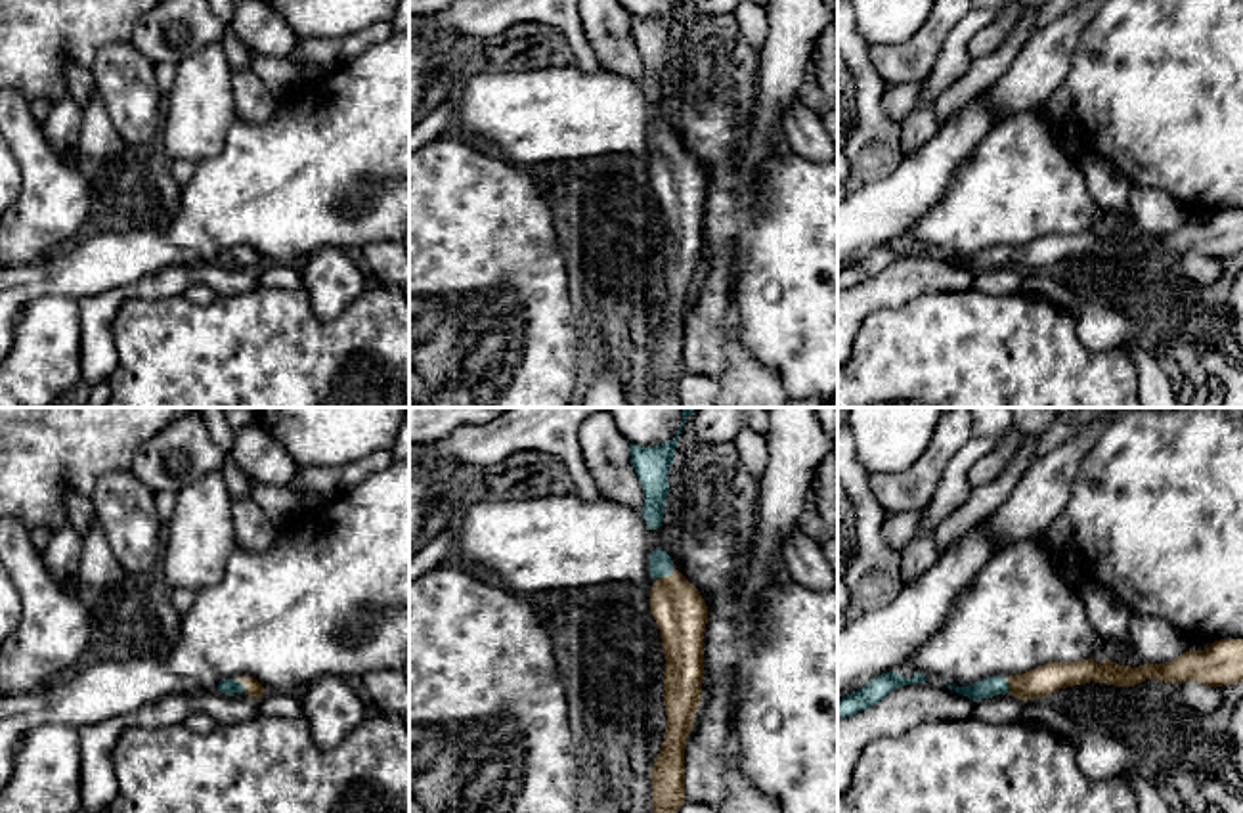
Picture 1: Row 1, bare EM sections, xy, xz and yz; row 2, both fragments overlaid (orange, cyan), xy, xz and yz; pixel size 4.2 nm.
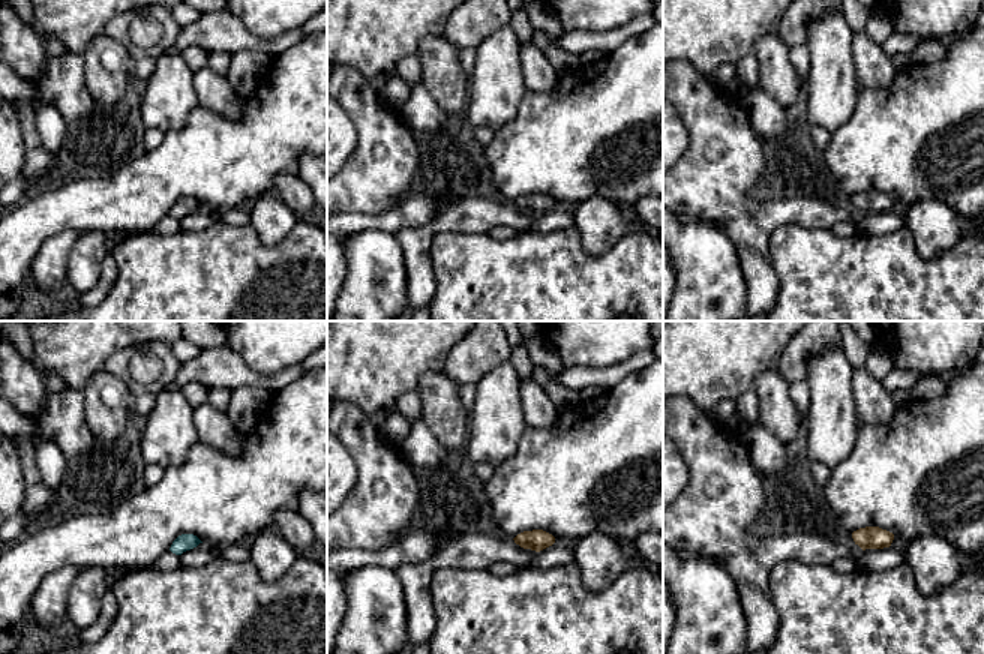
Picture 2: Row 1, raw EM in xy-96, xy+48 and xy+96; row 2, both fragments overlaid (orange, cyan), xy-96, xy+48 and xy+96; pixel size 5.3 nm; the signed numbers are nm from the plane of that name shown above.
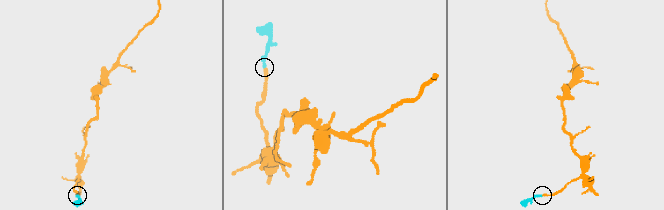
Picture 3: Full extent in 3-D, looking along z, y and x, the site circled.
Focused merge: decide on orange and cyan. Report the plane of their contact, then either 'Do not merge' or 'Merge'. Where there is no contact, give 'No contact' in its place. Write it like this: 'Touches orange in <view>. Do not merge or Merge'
Touches orange in xy. Merge

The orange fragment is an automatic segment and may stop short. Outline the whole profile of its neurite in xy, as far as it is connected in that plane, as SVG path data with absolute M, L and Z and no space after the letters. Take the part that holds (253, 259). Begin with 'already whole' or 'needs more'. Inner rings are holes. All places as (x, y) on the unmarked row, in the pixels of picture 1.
needs more; M237 249L220 253L218 262L226 266L245 264L249 268L260 270L266 260L252 249Z

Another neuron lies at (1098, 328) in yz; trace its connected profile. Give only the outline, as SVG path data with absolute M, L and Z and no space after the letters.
M1036 270L1023 272L1019 293L1046 298L1061 308L1077 306L1077 335L1092 352L1105 352L1121 344L1134 342L1136 335L1145 329L1145 323L1134 321L1119 310L1079 298L1071 287L1044 277Z

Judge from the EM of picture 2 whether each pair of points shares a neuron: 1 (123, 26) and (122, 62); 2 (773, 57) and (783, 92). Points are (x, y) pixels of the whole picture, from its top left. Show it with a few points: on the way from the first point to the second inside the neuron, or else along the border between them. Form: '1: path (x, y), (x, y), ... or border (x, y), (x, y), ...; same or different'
1: border (105, 32), (126, 50), (132, 60); different
2: path (774, 66), (776, 75), (782, 83); same

